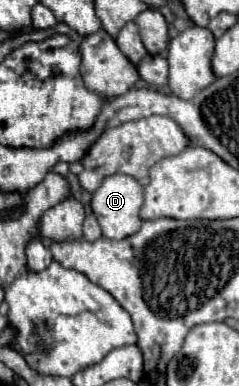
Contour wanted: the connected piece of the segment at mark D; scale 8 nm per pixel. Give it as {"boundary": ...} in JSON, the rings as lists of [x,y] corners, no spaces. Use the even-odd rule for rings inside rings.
{"boundary":[[[125,174],[107,176],[103,184],[95,190],[93,200],[91,200],[91,208],[101,224],[103,236],[111,240],[123,240],[127,236],[133,236],[141,228],[143,224],[143,220],[139,218],[141,206],[143,206],[143,186],[135,178],[125,176]]]}

